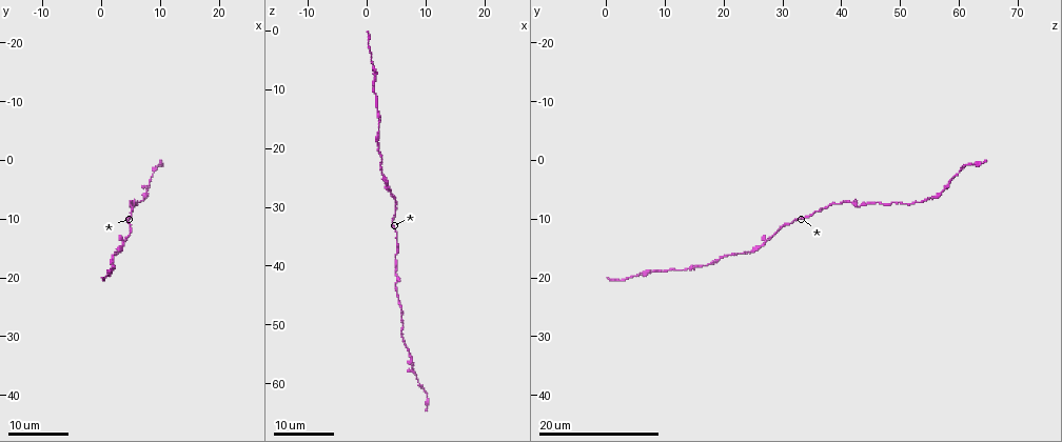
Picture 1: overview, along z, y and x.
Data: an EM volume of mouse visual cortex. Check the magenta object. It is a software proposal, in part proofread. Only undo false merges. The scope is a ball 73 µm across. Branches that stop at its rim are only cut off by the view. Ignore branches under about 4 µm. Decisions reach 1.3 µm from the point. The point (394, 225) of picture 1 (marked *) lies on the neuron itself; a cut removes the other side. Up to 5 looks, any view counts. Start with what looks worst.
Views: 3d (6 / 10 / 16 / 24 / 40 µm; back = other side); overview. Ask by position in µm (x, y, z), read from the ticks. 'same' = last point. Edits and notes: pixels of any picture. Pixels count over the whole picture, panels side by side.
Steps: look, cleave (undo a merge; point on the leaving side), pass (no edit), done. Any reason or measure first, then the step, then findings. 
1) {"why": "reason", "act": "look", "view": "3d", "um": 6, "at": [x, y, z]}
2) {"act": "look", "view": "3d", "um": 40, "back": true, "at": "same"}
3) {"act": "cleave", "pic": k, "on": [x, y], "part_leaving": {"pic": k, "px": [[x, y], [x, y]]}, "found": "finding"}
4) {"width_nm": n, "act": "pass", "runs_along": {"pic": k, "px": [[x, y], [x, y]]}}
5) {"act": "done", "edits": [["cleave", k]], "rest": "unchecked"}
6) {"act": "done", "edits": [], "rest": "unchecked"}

{"why": "three arms meet", "act": "look", "view": "3d", "um": 24, "at": [4.0, 14.5, 26.5]}

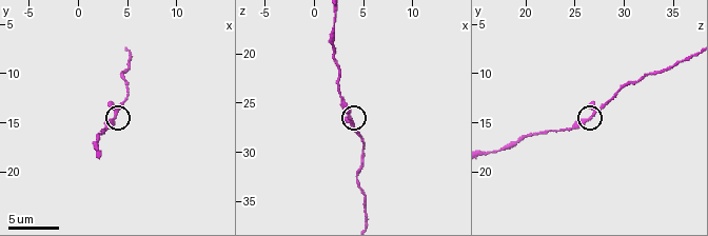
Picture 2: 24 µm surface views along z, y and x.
{"act": "look", "view": "3d", "um": 10, "at": [3.8, 14.2, 26.6]}

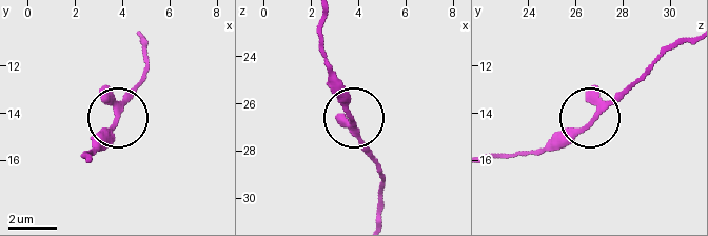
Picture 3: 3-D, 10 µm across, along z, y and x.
{"act": "pass", "runs_along": {"pic": 3, "px": [[690, 36], [671, 42], [587, 121], [534, 151]]}, "found": "one neuron here"}

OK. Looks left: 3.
{"why": "thick turns thin", "act": "look", "view": "3d", "um": 16, "at": [5.0, 8.0, 43.0]}

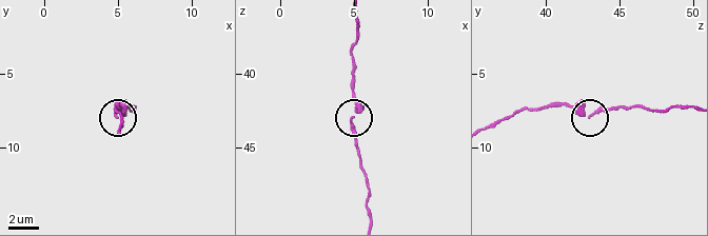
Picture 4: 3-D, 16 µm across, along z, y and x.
{"act": "look", "view": "3d", "um": 10, "at": "same"}

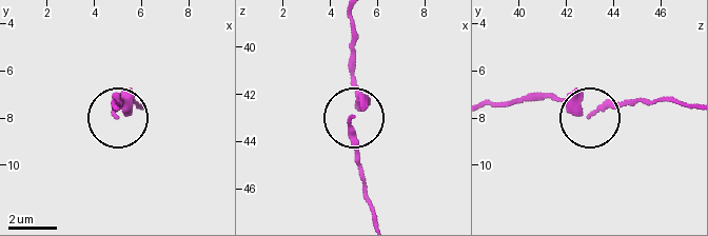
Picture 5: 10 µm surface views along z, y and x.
{"width_nm": 260, "act": "pass", "runs_along": {"pic": 5, "px": [[350, 18], [350, 78], [358, 102], [350, 133], [356, 168]]}, "found": "all the same neuron"}

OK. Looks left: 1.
{"act": "done", "edits": [], "rest": "unchecked"}

